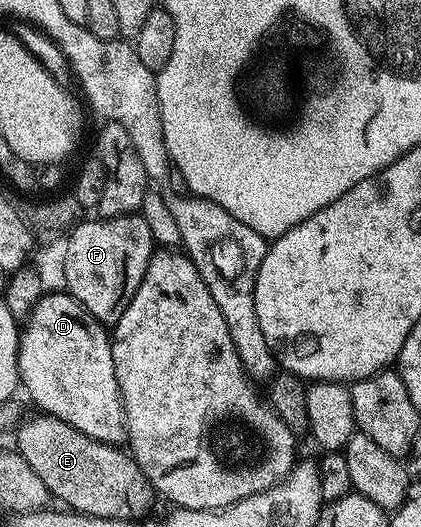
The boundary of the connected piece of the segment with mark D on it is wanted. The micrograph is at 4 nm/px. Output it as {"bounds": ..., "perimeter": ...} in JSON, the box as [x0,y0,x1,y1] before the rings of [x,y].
{"bounds":[17,291,127,446],"perimeter":[[[68,291],[60,292],[46,292],[24,318],[17,343],[20,384],[42,414],[71,423],[91,439],[120,446],[127,437],[125,408],[115,379],[110,334]]]}

